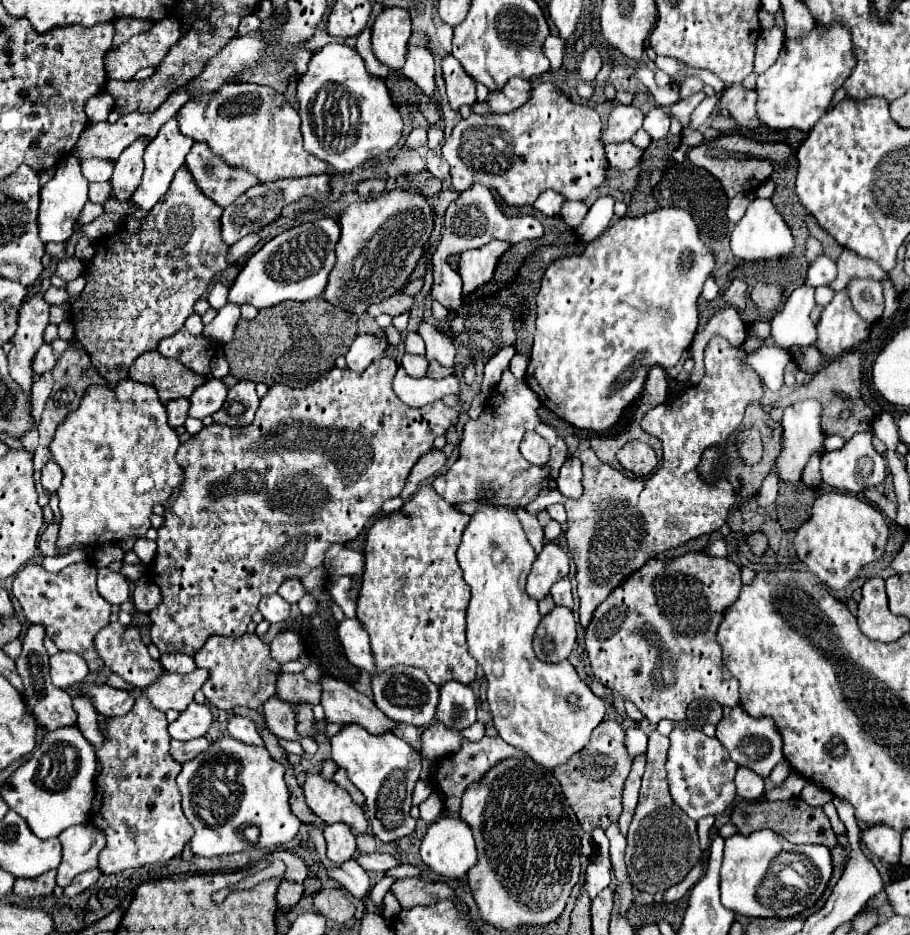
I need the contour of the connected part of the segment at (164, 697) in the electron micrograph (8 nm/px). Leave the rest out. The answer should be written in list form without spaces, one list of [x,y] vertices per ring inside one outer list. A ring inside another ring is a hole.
[[[195,669],[193,673],[187,673],[187,675],[167,673],[167,675],[161,675],[151,685],[147,685],[145,689],[131,689],[129,693],[131,697],[147,695],[161,711],[175,709],[181,713],[189,707],[189,703],[193,701],[193,695],[203,687],[205,681],[207,681],[207,671],[203,669]]]

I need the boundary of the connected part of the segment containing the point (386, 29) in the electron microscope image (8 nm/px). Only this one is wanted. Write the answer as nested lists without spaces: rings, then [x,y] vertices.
[[[383,9],[371,27],[373,55],[389,69],[401,69],[411,37],[411,17],[407,9]]]

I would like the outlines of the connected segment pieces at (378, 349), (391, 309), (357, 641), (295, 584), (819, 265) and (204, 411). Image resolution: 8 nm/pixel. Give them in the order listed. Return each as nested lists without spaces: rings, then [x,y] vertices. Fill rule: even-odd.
[[[357,335],[357,339],[353,341],[351,349],[347,351],[347,367],[355,373],[365,371],[375,359],[379,359],[379,355],[385,355],[385,341],[377,341],[371,335]]]
[[[397,291],[395,295],[391,295],[391,297],[375,303],[375,305],[371,305],[367,311],[371,313],[371,317],[377,317],[381,313],[389,313],[393,317],[393,315],[399,315],[399,313],[409,311],[411,305],[413,305],[413,297],[411,295],[405,295],[403,291]]]
[[[359,619],[341,621],[337,627],[337,633],[339,633],[339,639],[345,649],[347,659],[353,665],[371,673],[375,669],[375,657],[369,647],[369,635],[367,635],[365,627],[359,623]]]
[[[287,579],[287,581],[279,587],[277,593],[279,593],[285,601],[289,601],[289,603],[297,603],[297,601],[305,595],[305,589],[303,589],[303,585],[301,585],[299,579]]]
[[[827,255],[817,257],[807,273],[807,285],[819,287],[819,285],[829,285],[837,277],[837,265],[831,261]]]
[[[209,377],[201,387],[195,389],[195,393],[189,397],[191,407],[189,407],[189,415],[203,419],[207,415],[213,415],[215,411],[221,409],[221,405],[227,399],[227,387],[223,383],[223,379],[215,379]]]

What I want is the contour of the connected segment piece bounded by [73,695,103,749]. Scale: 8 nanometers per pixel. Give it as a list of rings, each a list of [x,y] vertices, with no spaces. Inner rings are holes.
[[[77,695],[73,699],[73,707],[79,715],[79,731],[83,733],[83,737],[95,747],[99,749],[103,745],[103,735],[99,733],[99,725],[97,725],[97,715],[95,715],[95,709],[93,705],[83,697],[83,695]]]

